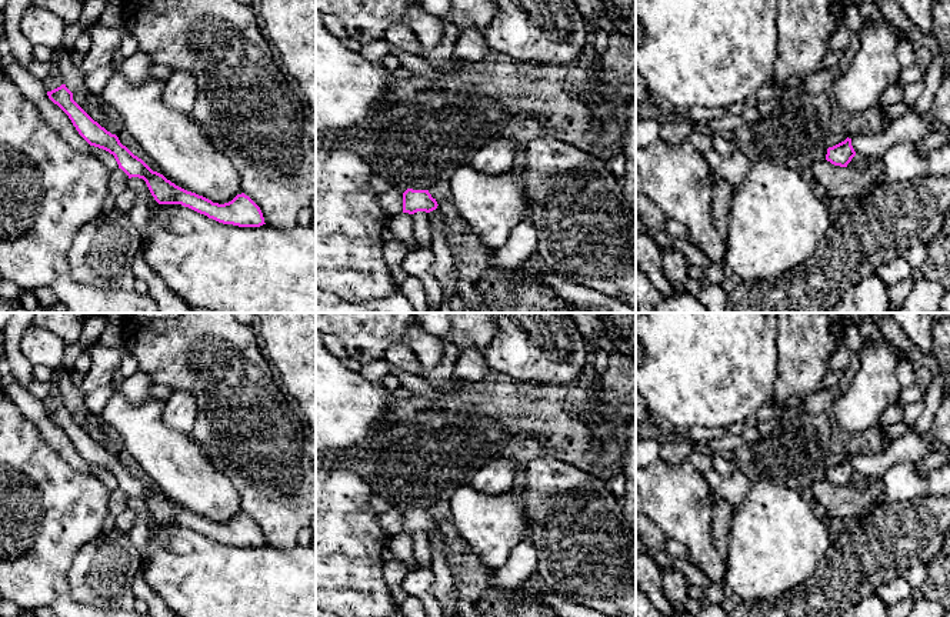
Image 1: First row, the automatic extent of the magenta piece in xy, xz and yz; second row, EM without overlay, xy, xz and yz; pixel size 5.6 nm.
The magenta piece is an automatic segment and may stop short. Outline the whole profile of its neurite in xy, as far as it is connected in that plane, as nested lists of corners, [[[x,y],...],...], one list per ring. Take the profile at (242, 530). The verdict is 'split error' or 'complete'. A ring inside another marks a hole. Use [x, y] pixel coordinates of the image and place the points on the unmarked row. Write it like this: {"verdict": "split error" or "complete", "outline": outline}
{"verdict": "complete", "outline": [[[66,404],[47,411],[47,416],[69,436],[79,454],[90,466],[113,474],[119,488],[121,488],[129,498],[143,498],[159,524],[181,524],[223,544],[239,547],[260,547],[266,544],[260,527],[244,513],[237,514],[229,523],[219,524],[181,508],[167,500],[163,494],[153,491],[141,478],[123,466],[116,454],[111,454],[94,441],[73,420],[73,413]]]}

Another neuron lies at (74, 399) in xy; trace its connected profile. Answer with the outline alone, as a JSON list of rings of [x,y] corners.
[[[57,370],[54,383],[64,398],[66,407],[73,413],[73,420],[101,447],[111,454],[116,454],[123,466],[130,471],[137,470],[137,477],[141,478],[153,491],[160,493],[156,484],[141,470],[137,460],[127,451],[121,436],[103,420],[90,411],[86,403],[86,393],[76,386],[64,370]]]

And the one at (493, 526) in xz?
[[[464,484],[449,500],[453,524],[490,570],[503,567],[513,548],[527,538],[521,490],[486,496]]]

